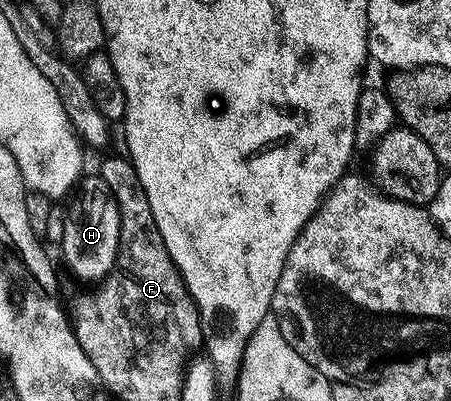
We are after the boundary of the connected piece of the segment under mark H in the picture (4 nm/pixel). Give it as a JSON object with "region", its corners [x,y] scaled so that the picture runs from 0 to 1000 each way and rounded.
{"region":[[[217,434],[184,436],[162,489],[164,501],[144,511],[142,594],[133,611],[137,648],[169,696],[224,703],[251,673],[262,641],[262,596],[271,551],[262,531],[262,506],[255,504],[244,466]]]}

